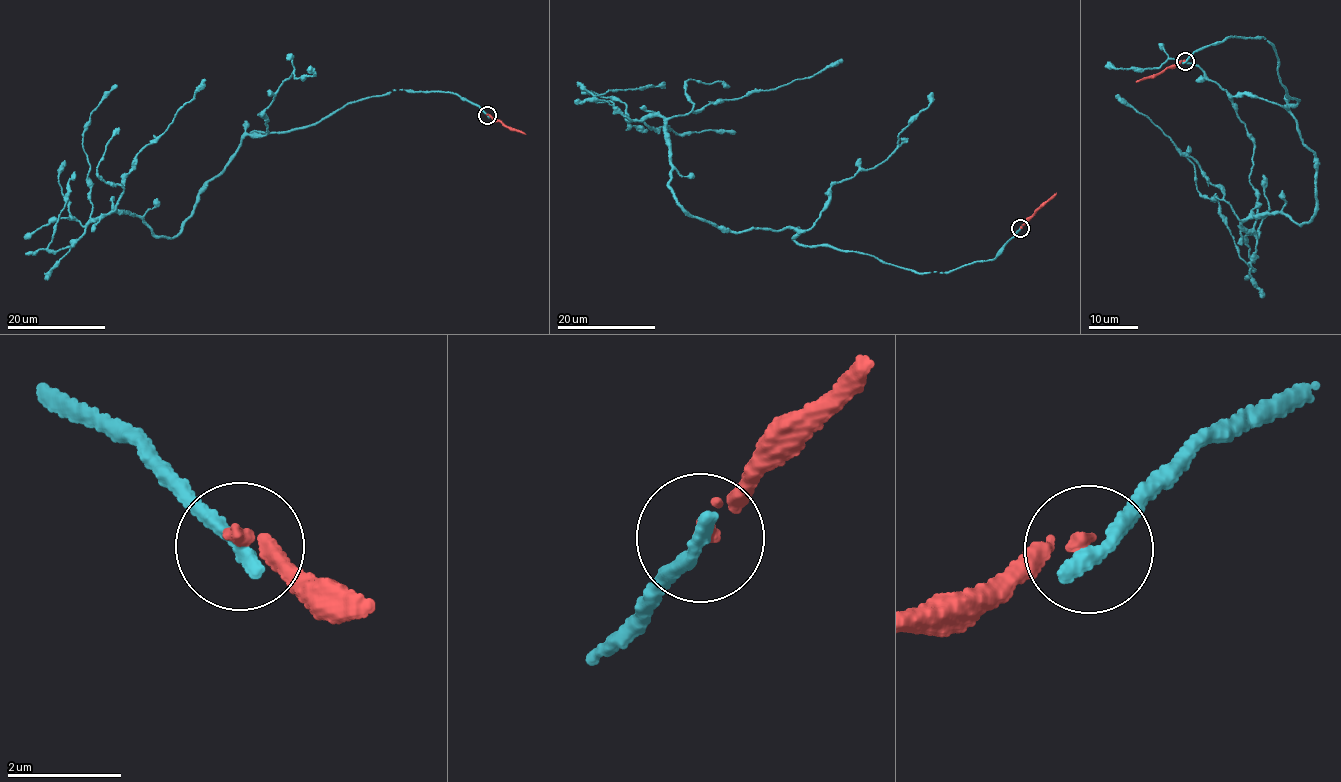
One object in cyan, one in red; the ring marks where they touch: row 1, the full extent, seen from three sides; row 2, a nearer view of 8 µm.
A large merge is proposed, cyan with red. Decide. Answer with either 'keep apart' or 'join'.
keep apart

